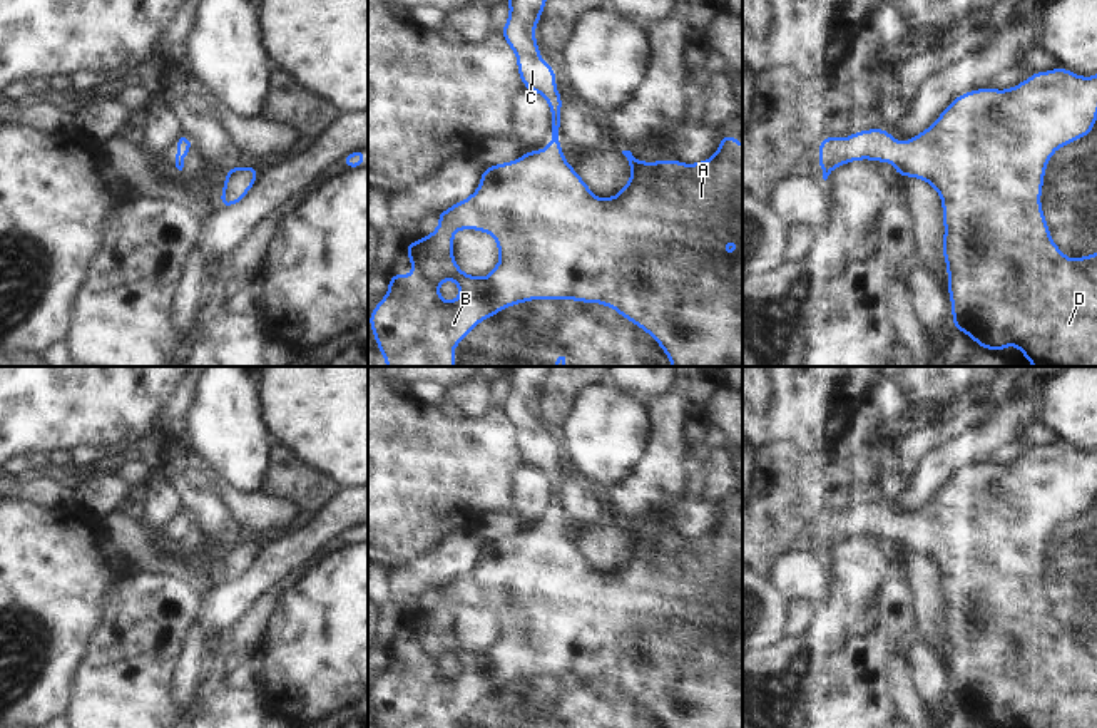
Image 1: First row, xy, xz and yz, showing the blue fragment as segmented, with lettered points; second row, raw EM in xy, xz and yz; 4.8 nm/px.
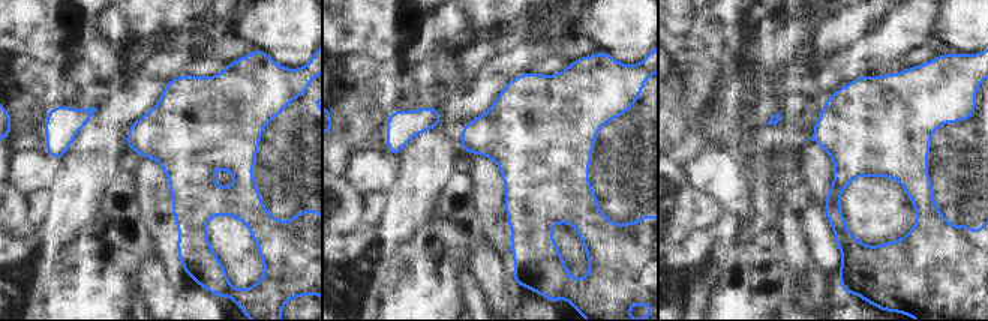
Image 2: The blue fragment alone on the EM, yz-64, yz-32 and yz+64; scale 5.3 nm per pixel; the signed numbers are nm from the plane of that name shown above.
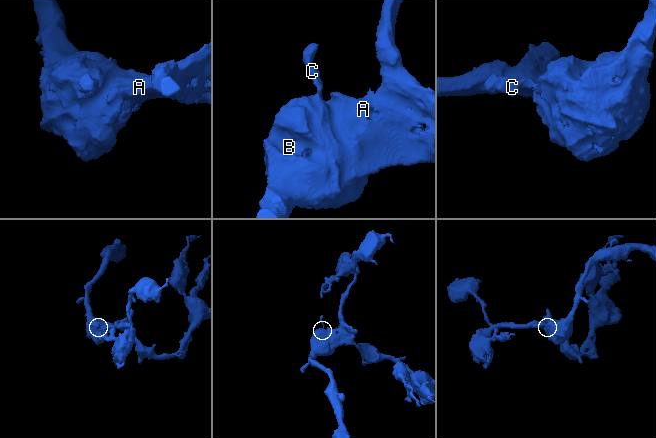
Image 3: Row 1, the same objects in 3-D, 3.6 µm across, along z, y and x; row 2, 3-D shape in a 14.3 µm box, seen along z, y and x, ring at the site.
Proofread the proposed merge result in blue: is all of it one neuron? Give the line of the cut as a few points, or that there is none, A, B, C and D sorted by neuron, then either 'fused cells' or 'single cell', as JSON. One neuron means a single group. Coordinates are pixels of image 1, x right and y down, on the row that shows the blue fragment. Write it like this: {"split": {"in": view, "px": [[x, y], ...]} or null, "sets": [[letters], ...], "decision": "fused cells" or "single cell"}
{"split": null, "sets": [["A", "B", "C", "D"]], "decision": "single cell"}

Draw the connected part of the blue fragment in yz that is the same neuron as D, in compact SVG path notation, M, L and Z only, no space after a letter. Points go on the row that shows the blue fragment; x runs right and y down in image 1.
M1064 65L1032 75L1012 89L975 89L953 99L923 132L900 144L885 127L865 129L844 139L823 136L818 166L823 179L848 162L893 162L898 177L916 177L936 189L943 208L948 298L955 330L978 346L1003 353L1015 345L1033 367L1097 367L1097 253L1069 259L1050 238L1040 194L1052 154L1094 131L1097 122L1097 74L1080 77Z

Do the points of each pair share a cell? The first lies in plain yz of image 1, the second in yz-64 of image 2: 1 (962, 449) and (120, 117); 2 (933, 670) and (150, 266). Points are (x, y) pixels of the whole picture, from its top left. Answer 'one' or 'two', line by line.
1: one
2: one

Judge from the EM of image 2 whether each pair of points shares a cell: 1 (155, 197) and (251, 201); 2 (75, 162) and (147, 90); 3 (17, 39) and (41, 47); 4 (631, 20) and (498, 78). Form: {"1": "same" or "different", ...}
{"1": "different", "2": "same", "3": "same", "4": "different"}

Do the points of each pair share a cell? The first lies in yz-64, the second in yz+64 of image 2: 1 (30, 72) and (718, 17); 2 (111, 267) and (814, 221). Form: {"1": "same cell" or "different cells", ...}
{"1": "different cells", "2": "different cells"}

